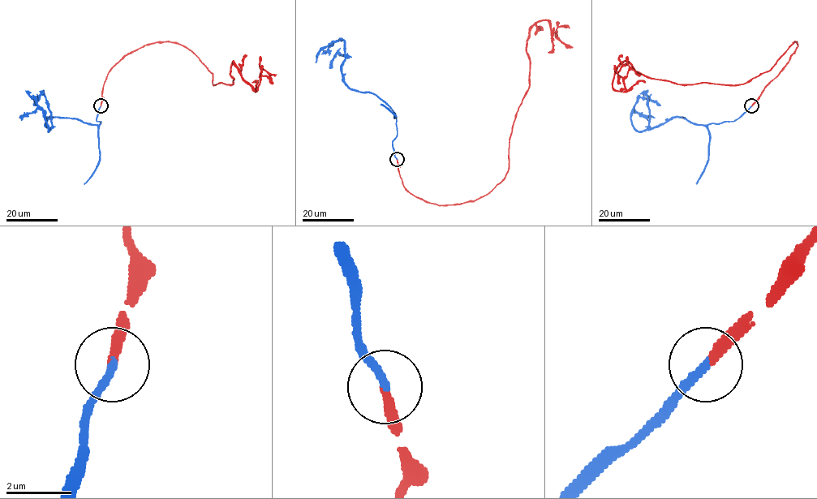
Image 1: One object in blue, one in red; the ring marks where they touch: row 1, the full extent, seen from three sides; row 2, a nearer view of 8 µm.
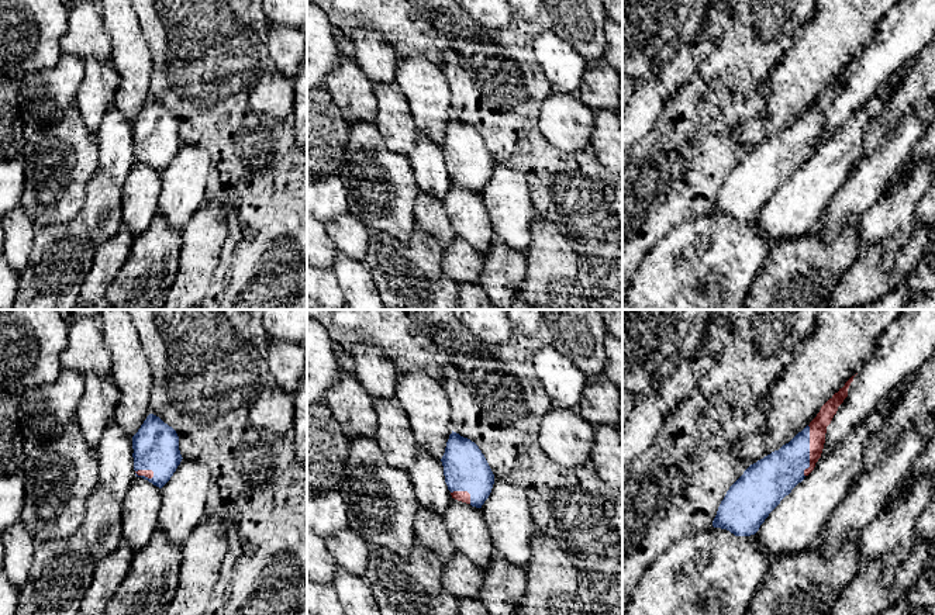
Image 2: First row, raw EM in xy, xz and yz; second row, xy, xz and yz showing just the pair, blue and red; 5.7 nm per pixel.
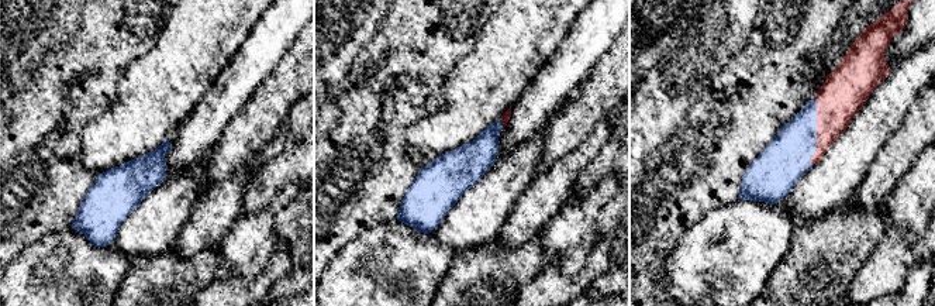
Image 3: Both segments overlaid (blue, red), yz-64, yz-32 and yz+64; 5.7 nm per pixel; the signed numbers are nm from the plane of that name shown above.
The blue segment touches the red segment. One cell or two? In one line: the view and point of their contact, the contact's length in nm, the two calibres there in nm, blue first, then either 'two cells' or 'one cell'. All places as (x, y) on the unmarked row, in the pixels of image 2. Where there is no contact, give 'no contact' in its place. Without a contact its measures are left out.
yz (808, 135) | 300 nm | 240/100 nm | one cell

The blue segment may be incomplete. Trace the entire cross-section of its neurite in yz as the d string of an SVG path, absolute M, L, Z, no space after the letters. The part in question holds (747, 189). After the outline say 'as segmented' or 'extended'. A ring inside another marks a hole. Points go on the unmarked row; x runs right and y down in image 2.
M852 61L789 128L751 149L729 172L713 205L735 221L755 220L769 198L808 160L821 142L827 111L848 82Z | extended

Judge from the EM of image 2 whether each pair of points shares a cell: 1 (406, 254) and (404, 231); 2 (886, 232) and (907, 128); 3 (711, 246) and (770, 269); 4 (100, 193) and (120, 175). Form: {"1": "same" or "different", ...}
{"1": "different", "2": "different", "3": "different", "4": "different"}

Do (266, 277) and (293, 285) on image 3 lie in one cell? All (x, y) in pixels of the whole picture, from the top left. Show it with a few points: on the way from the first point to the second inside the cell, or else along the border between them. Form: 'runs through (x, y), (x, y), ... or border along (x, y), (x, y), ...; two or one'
border along (289, 247), (290, 272), (280, 278), (269, 291); two

